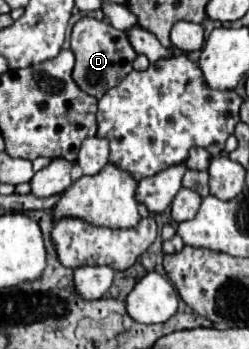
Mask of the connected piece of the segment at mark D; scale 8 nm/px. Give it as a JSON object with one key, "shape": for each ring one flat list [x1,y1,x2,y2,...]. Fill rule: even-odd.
{"shape":[[83,16,77,20,71,32,71,50,75,54,75,68,73,68,73,80,75,84,87,92,89,96,95,96,97,100,115,84,119,84,133,68,133,60,137,52,131,48,131,42,127,40,127,34,113,28,111,24,105,24,101,20]]}

